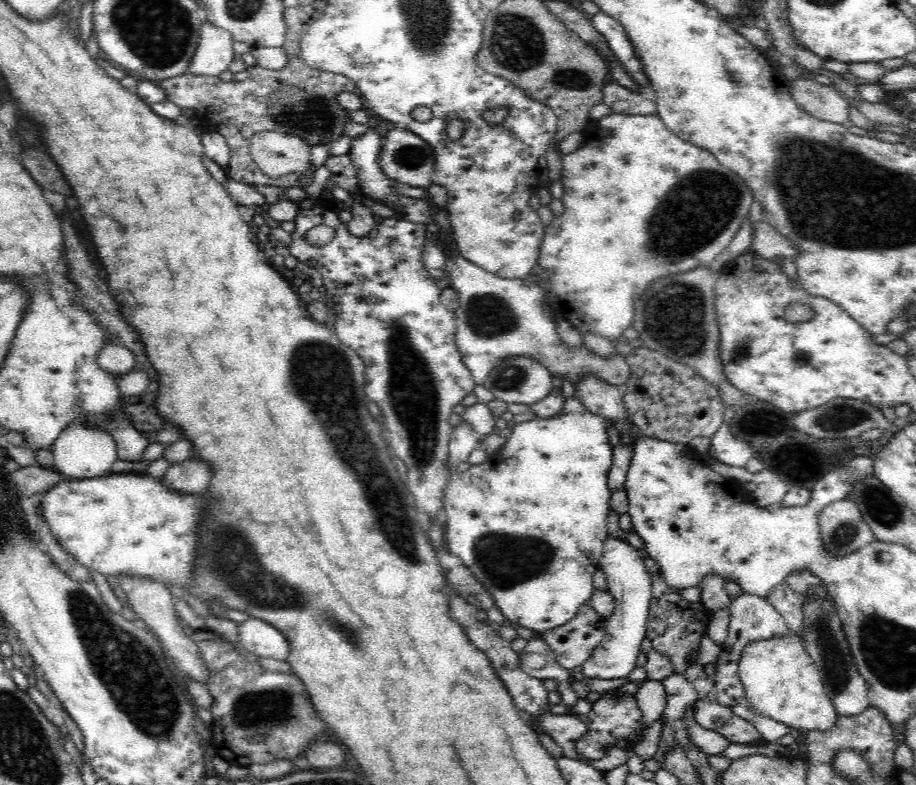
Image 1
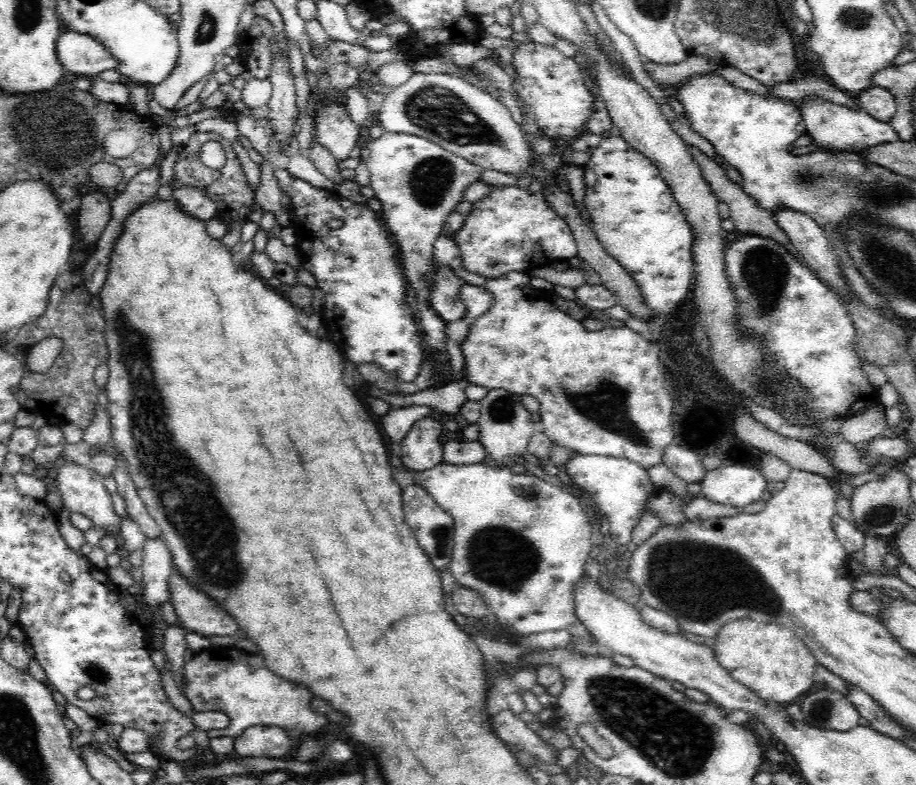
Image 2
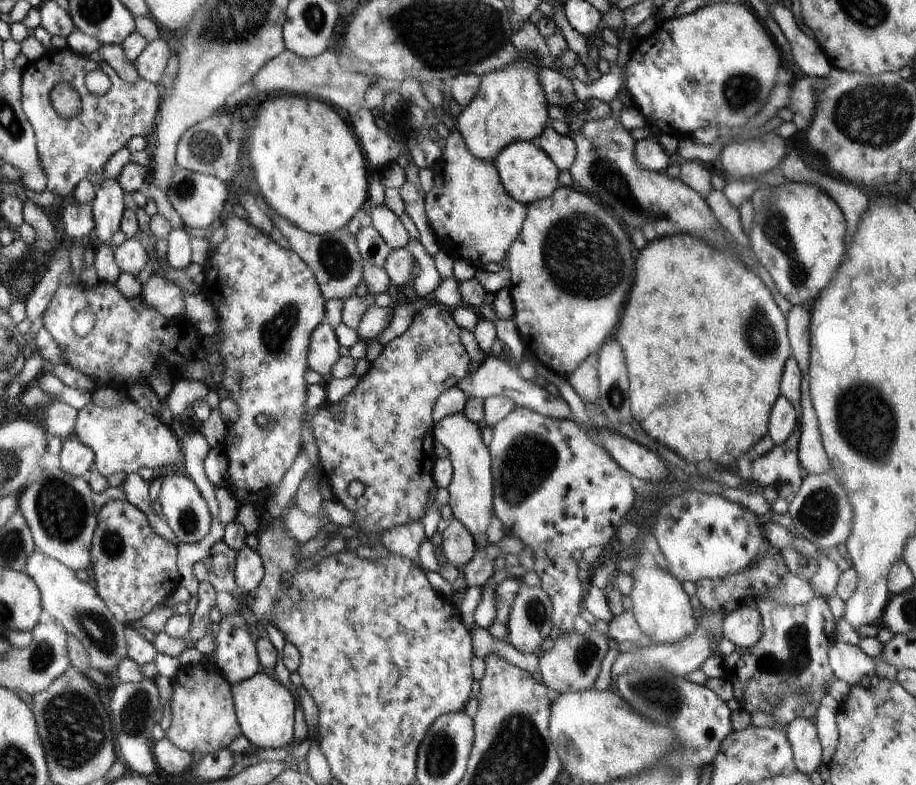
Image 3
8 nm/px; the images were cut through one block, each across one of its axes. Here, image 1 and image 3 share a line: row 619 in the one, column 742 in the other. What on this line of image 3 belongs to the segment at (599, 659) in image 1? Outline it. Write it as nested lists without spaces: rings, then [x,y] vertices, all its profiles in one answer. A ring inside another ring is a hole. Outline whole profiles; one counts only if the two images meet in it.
[[[755,605],[741,607],[724,614],[722,620],[722,634],[738,646],[738,648],[752,648],[762,638],[764,624]]]

